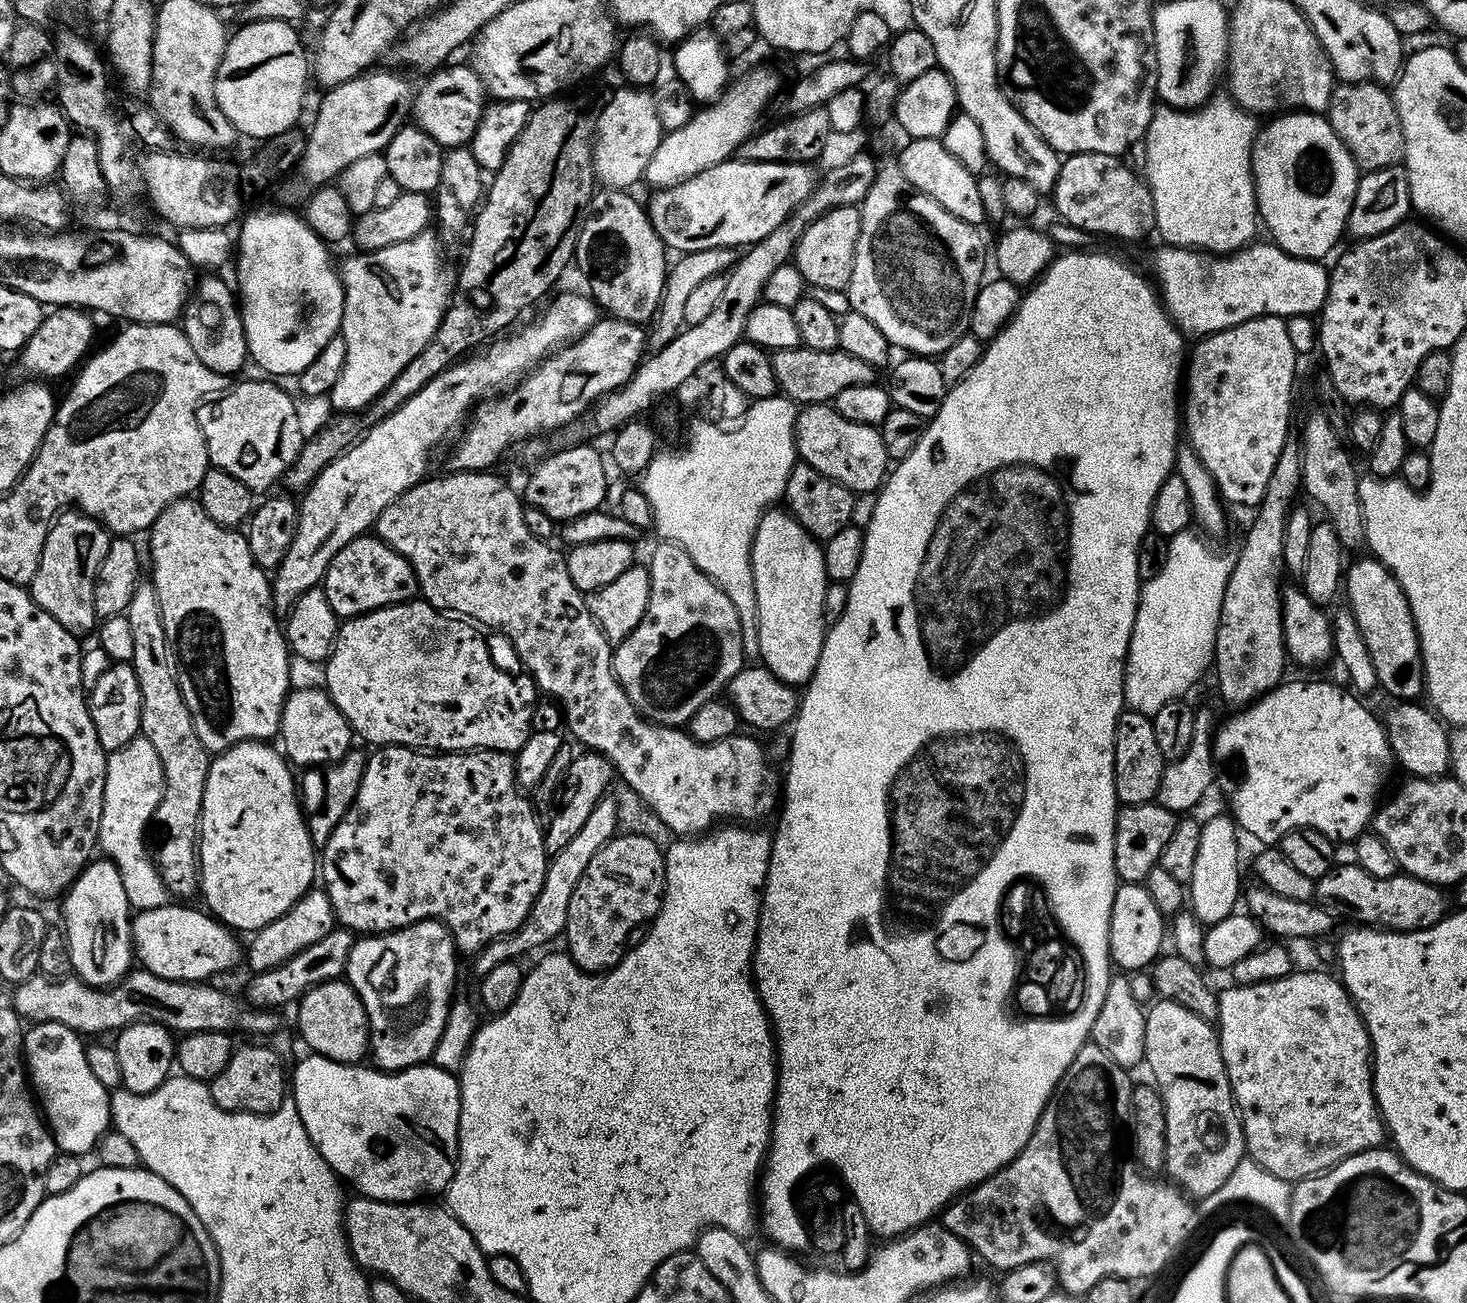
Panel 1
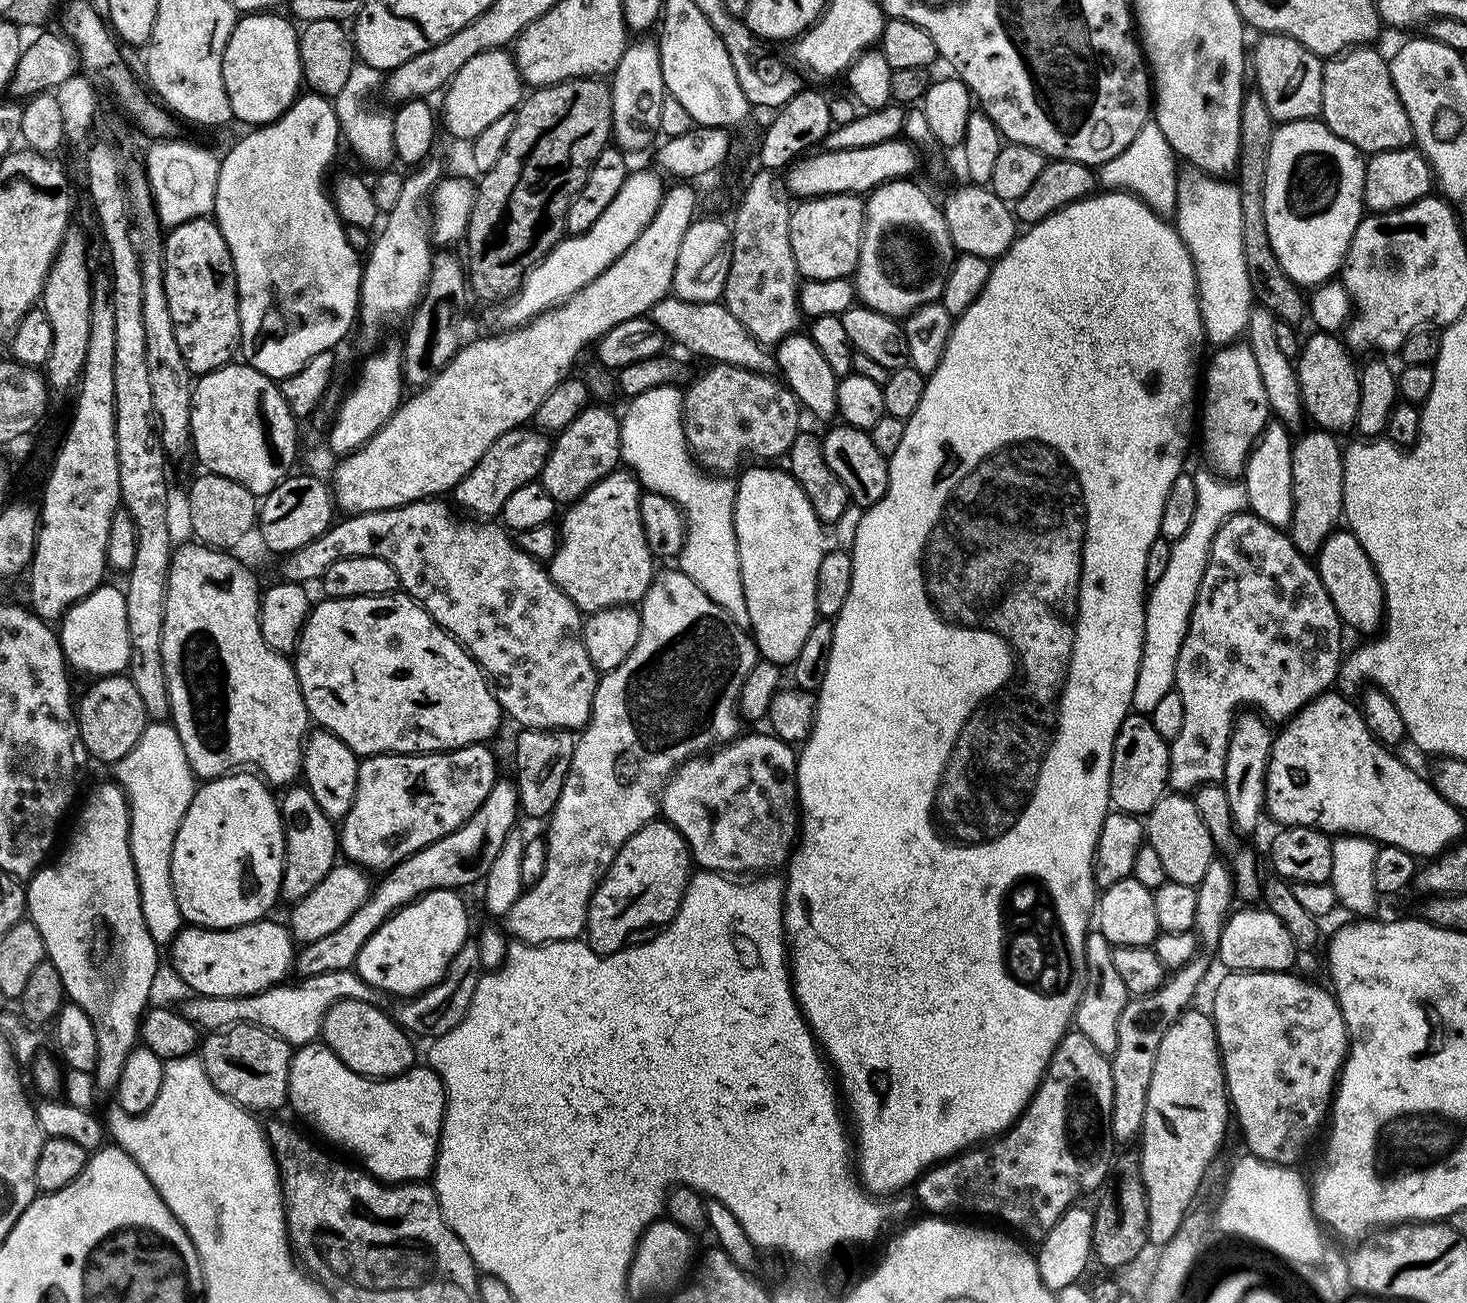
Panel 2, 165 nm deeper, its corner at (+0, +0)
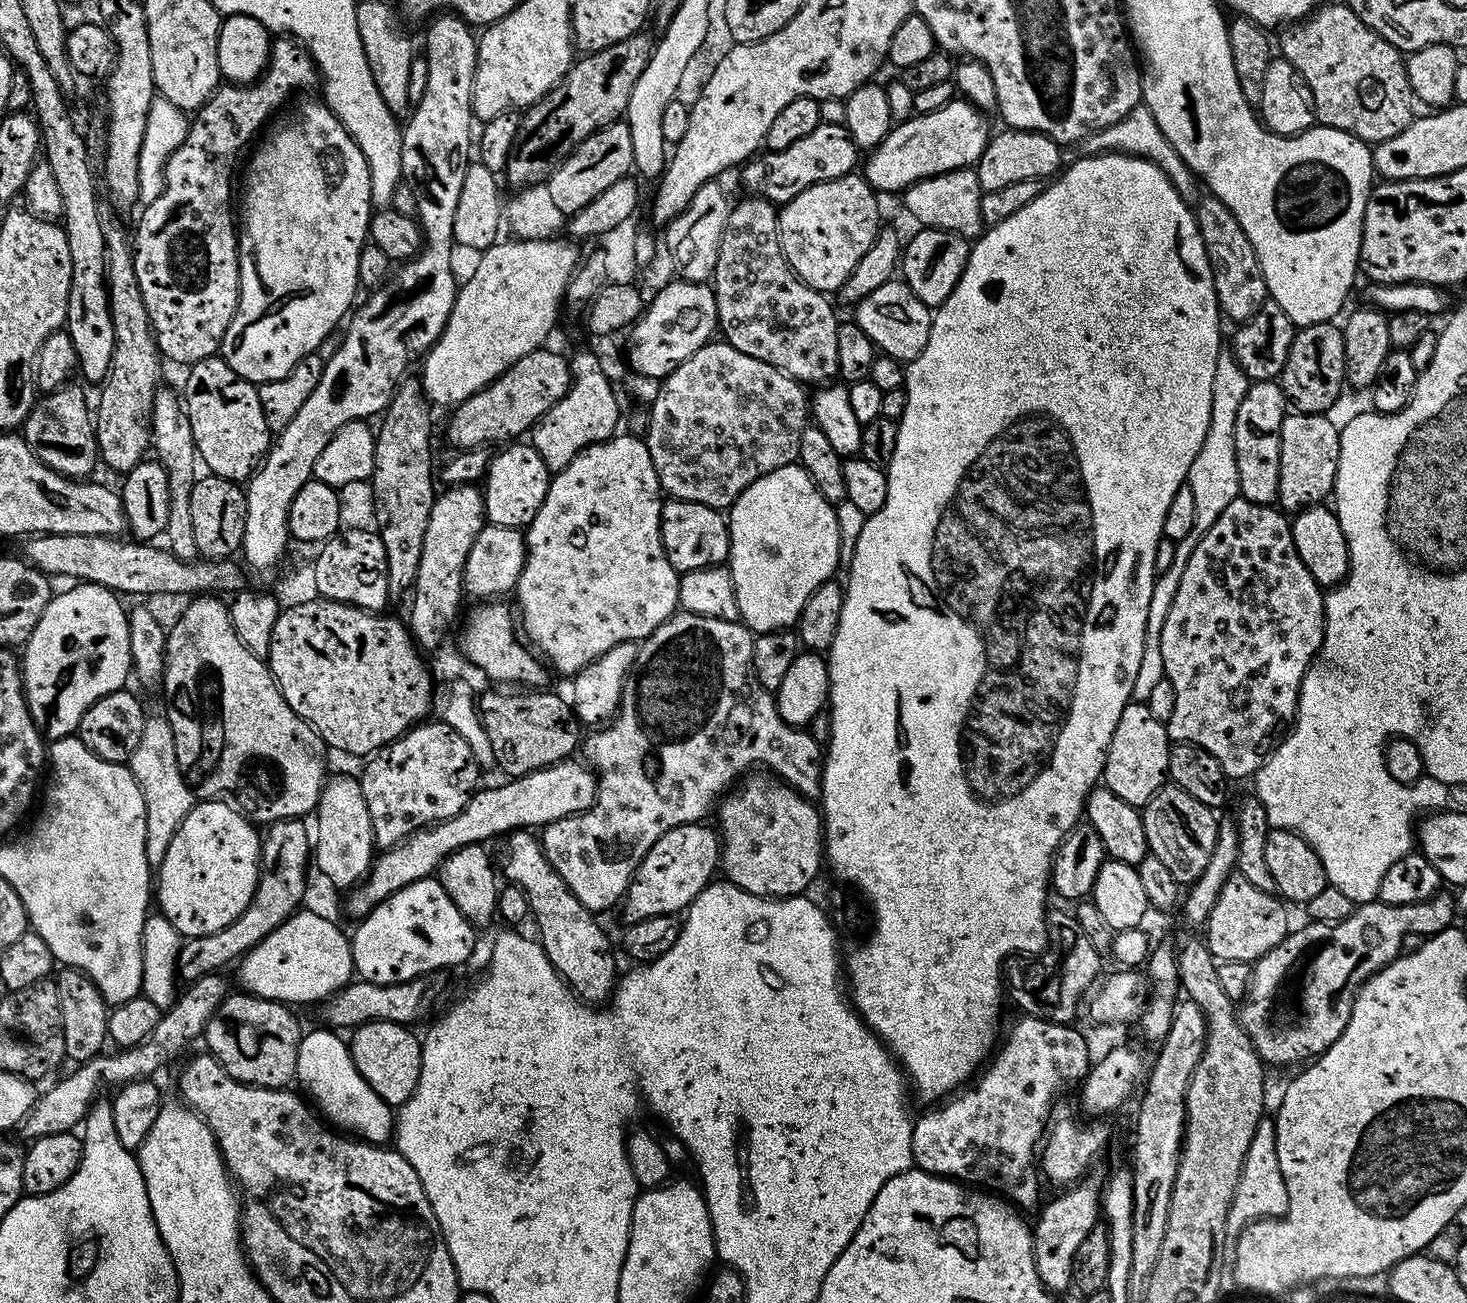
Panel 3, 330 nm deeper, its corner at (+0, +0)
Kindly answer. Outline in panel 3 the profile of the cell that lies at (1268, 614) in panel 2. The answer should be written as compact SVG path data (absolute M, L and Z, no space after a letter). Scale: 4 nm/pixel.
M1243 498L1230 502L1230 506L1226 506L1222 514L1218 514L1218 522L1214 522L1214 526L1206 530L1198 546L1194 546L1194 554L1190 554L1186 570L1182 570L1178 594L1174 594L1174 602L1170 602L1170 614L1166 614L1166 622L1162 626L1164 679L1170 682L1170 686L1174 686L1174 714L1170 714L1166 722L1169 741L1197 744L1202 746L1202 750L1210 750L1210 754L1218 758L1229 781L1236 782L1243 776L1255 777L1256 771L1264 765L1264 759L1284 739L1292 721L1296 719L1302 680L1324 641L1324 597L1325 593L1320 585L1316 583L1310 570L1306 570L1302 558L1298 558L1289 517L1279 507L1270 504L1259 504Z

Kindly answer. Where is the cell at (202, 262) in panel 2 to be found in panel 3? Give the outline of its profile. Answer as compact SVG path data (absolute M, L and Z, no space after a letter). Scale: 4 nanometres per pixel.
M291 38L273 39L272 53L268 56L268 67L264 69L263 76L258 80L252 81L250 84L233 84L228 82L217 88L216 93L212 95L202 107L195 109L188 126L185 141L170 154L169 160L165 162L164 189L161 192L161 196L154 199L154 202L143 205L142 211L144 211L144 213L141 214L140 221L136 224L136 236L134 232L130 240L132 245L134 274L138 274L138 290L142 290L142 302L146 302L148 320L152 323L152 330L156 338L156 347L159 348L160 355L165 361L173 360L176 364L191 366L196 364L199 360L210 359L211 356L215 356L219 353L220 343L226 334L226 330L230 326L230 322L234 318L236 307L238 306L238 298L240 297L240 246L238 243L238 224L237 221L232 221L232 167L235 166L236 159L240 156L240 151L242 151L248 143L250 143L249 145L253 143L252 135L254 135L256 131L259 133L261 129L273 119L271 116L287 102L288 96L294 95L295 92L302 91L303 88L312 88L315 84L317 87L318 73L316 71L316 64L312 60L310 53L304 49L303 44L301 44L299 40L293 40Z

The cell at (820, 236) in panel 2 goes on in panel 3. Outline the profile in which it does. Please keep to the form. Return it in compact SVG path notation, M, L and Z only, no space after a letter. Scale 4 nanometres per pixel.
M849 174L810 186L779 209L781 253L798 274L798 278L802 278L802 282L815 288L817 292L832 294L851 277L851 272L858 266L858 262L862 262L862 254L870 250L877 232L882 227L880 204L876 199L877 193L863 175Z

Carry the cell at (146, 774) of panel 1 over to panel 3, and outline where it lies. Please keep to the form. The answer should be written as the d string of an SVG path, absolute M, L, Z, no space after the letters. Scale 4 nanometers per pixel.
M149 715L142 726L142 739L138 741L138 750L134 750L130 761L132 777L142 790L142 798L146 802L146 858L148 867L159 869L162 858L166 854L166 846L170 846L170 838L178 830L182 818L192 809L194 793L184 780L178 766L178 754L174 750L174 730L170 726L167 715Z

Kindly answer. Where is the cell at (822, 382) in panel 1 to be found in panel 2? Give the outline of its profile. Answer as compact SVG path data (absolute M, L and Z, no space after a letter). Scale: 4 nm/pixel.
M669 294L652 307L650 319L671 343L673 340L686 351L705 356L708 362L729 364L765 374L777 371L775 355L765 345L759 344L748 333L746 326L742 326L742 322L738 322L738 318L734 318L734 314L724 308L723 303L708 301L695 304L682 300L679 295Z

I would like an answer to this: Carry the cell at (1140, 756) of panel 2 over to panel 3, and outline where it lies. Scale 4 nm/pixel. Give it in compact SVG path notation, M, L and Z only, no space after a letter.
M1129 702L1122 710L1122 718L1118 718L1118 726L1114 726L1114 734L1110 738L1110 746L1104 759L1103 787L1118 794L1122 802L1137 810L1143 809L1168 780L1169 747L1165 721L1154 718L1147 703Z

